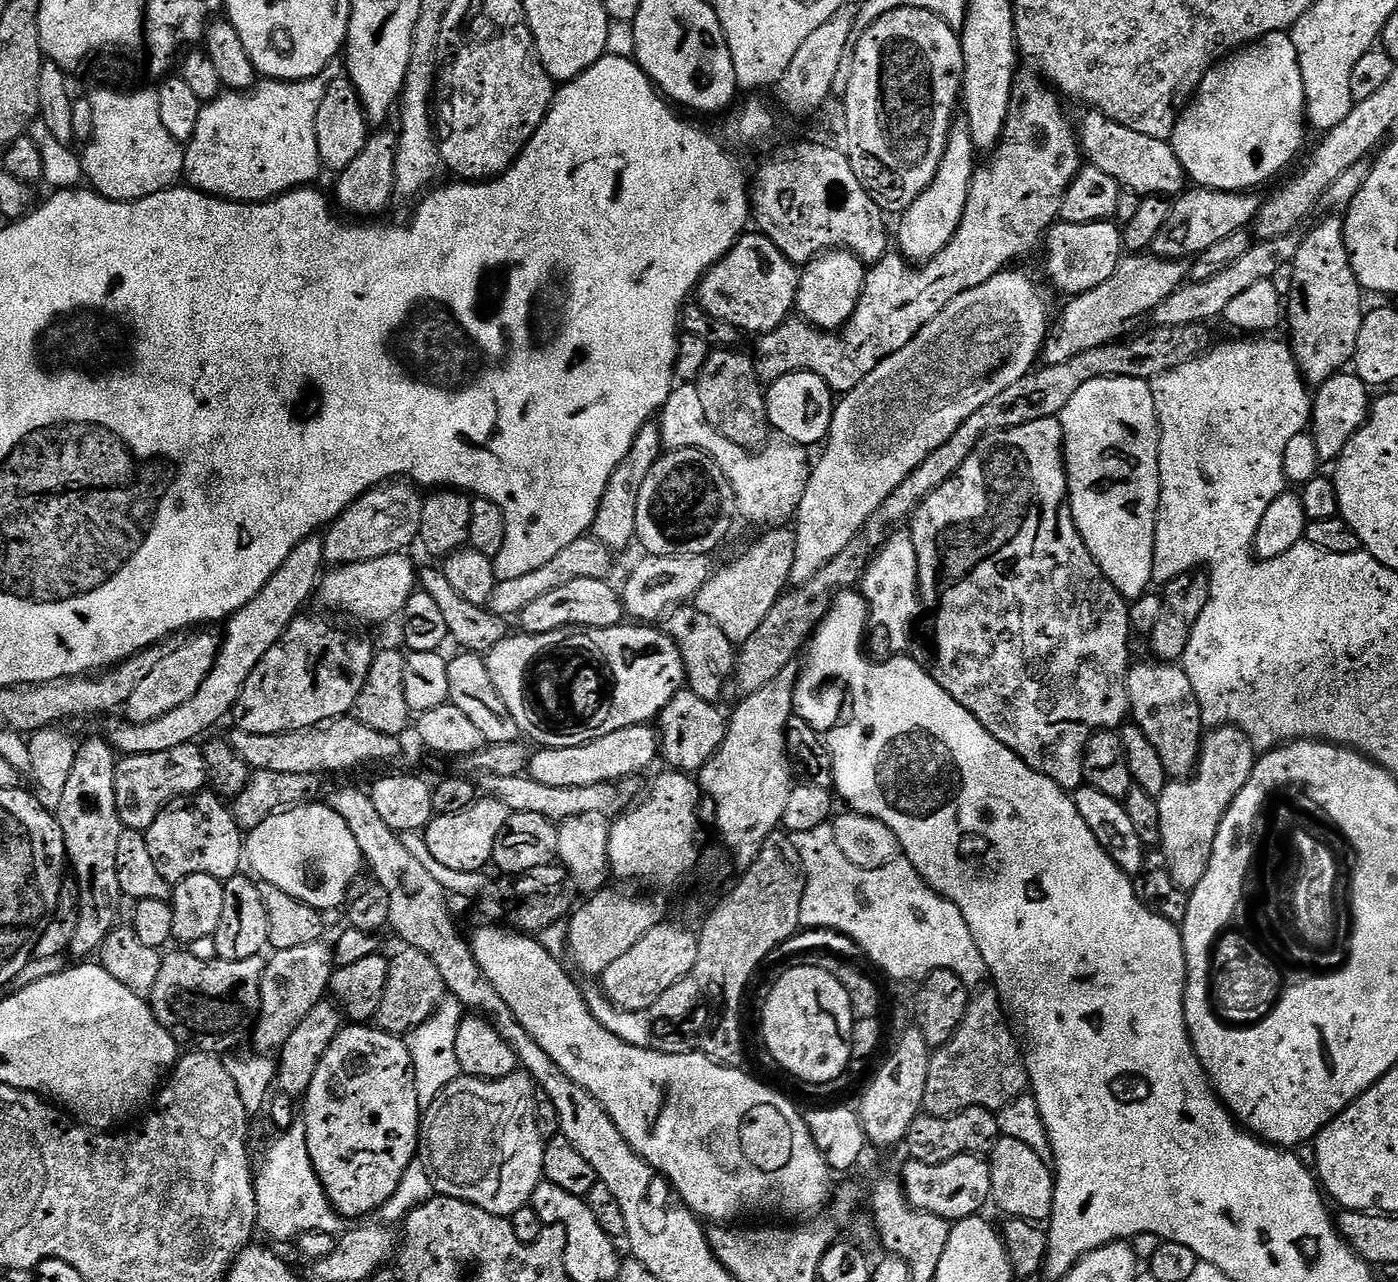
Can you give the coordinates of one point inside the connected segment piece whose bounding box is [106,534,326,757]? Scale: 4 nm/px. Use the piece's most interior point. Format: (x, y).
(251, 631)

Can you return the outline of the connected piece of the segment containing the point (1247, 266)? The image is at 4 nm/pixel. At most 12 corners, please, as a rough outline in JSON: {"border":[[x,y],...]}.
{"border":[[1293,234],[1253,243],[1242,258],[1181,284],[1155,323],[1186,326],[1223,317],[1249,286],[1272,279],[1298,254]]}

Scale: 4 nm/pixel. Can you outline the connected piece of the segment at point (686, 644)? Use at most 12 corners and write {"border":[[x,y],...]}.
{"border":[[694,606],[672,609],[686,684],[719,701],[736,671],[737,645]]}

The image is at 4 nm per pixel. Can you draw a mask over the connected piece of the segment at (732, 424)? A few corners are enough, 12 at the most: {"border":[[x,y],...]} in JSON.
{"border":[[709,351],[695,381],[717,432],[756,450],[770,440],[753,357]]}

